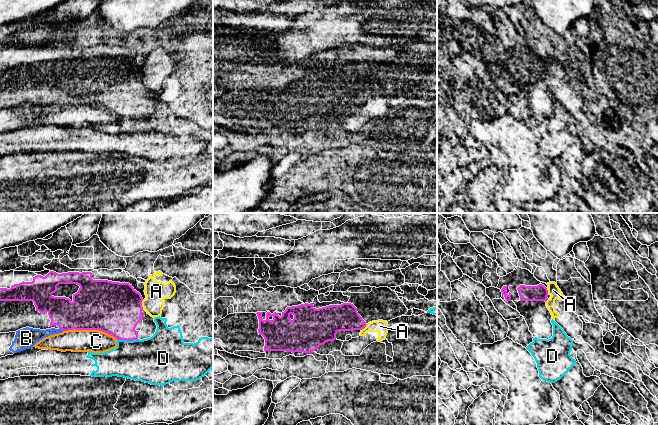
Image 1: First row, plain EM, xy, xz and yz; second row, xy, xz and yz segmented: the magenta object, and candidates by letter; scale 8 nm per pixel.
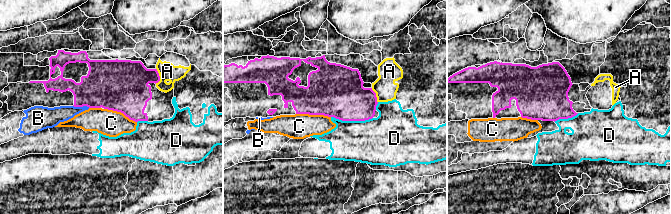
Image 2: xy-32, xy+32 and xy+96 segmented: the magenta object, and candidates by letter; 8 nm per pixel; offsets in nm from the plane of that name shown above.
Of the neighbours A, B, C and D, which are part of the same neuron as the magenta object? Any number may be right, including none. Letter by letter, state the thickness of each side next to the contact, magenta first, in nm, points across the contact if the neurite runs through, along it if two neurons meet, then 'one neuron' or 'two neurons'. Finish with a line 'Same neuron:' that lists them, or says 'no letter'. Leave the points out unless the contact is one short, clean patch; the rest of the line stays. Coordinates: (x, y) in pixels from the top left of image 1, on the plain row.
A: calibres 420 and 180 nm; border xy (143, 76), (142, 84); two neurons
B: calibres 280 and 130 nm; two neurons
C: calibres 420 and 180 nm; two neurons
D: calibres 380 and 360 nm; border xy (137, 114), (117, 116); two neurons
Same neuron: no letter

